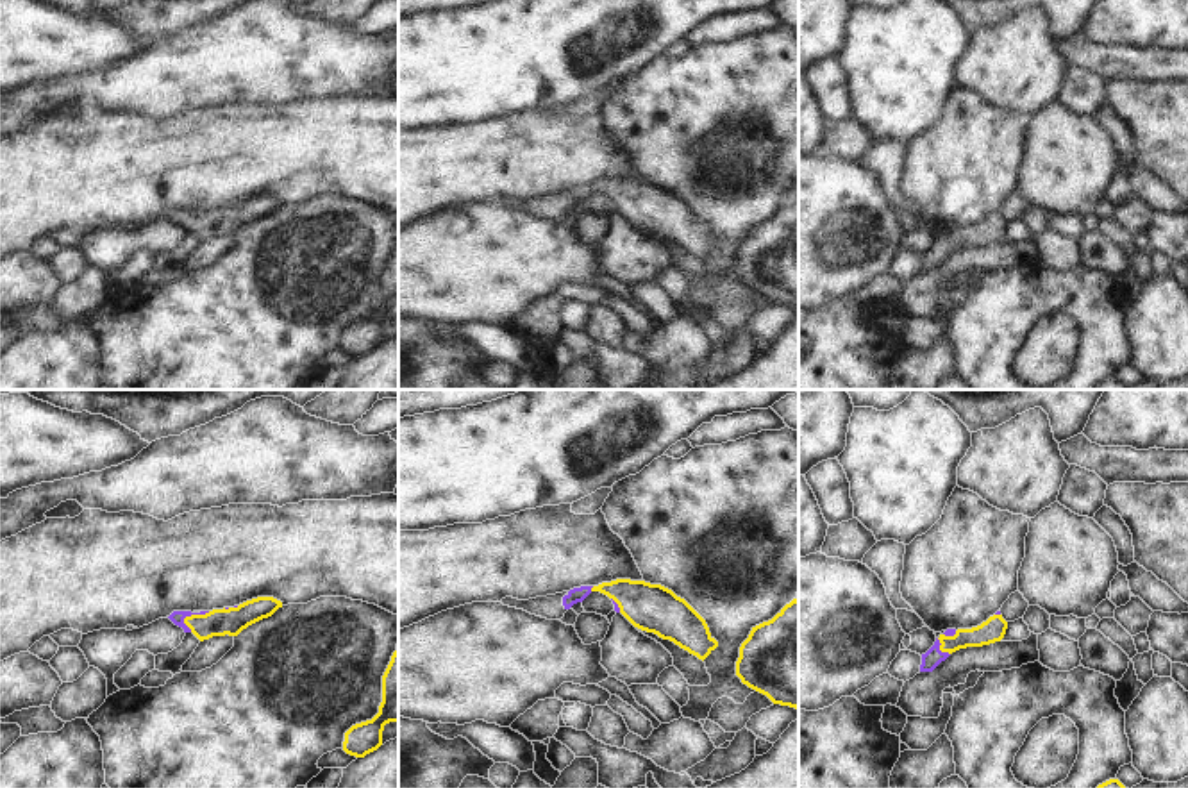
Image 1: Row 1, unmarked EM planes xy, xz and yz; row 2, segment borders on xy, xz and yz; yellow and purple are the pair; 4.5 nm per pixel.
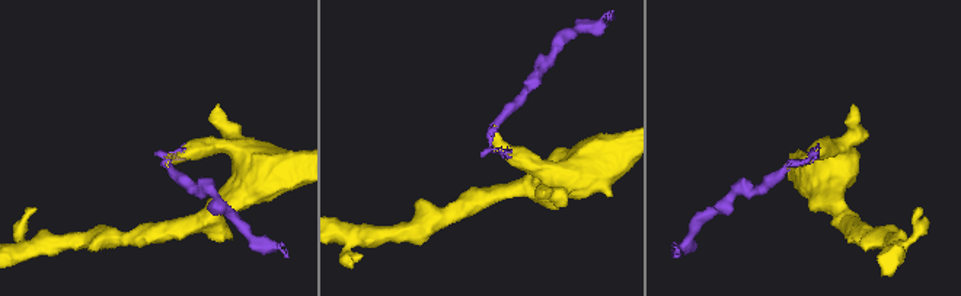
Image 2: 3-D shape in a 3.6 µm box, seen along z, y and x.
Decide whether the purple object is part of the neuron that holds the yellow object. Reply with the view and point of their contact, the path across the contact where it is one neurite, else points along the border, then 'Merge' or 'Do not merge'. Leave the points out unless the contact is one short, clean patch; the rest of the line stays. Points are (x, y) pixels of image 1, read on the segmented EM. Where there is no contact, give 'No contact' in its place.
Touches yellow at xy (195, 615). Merge

